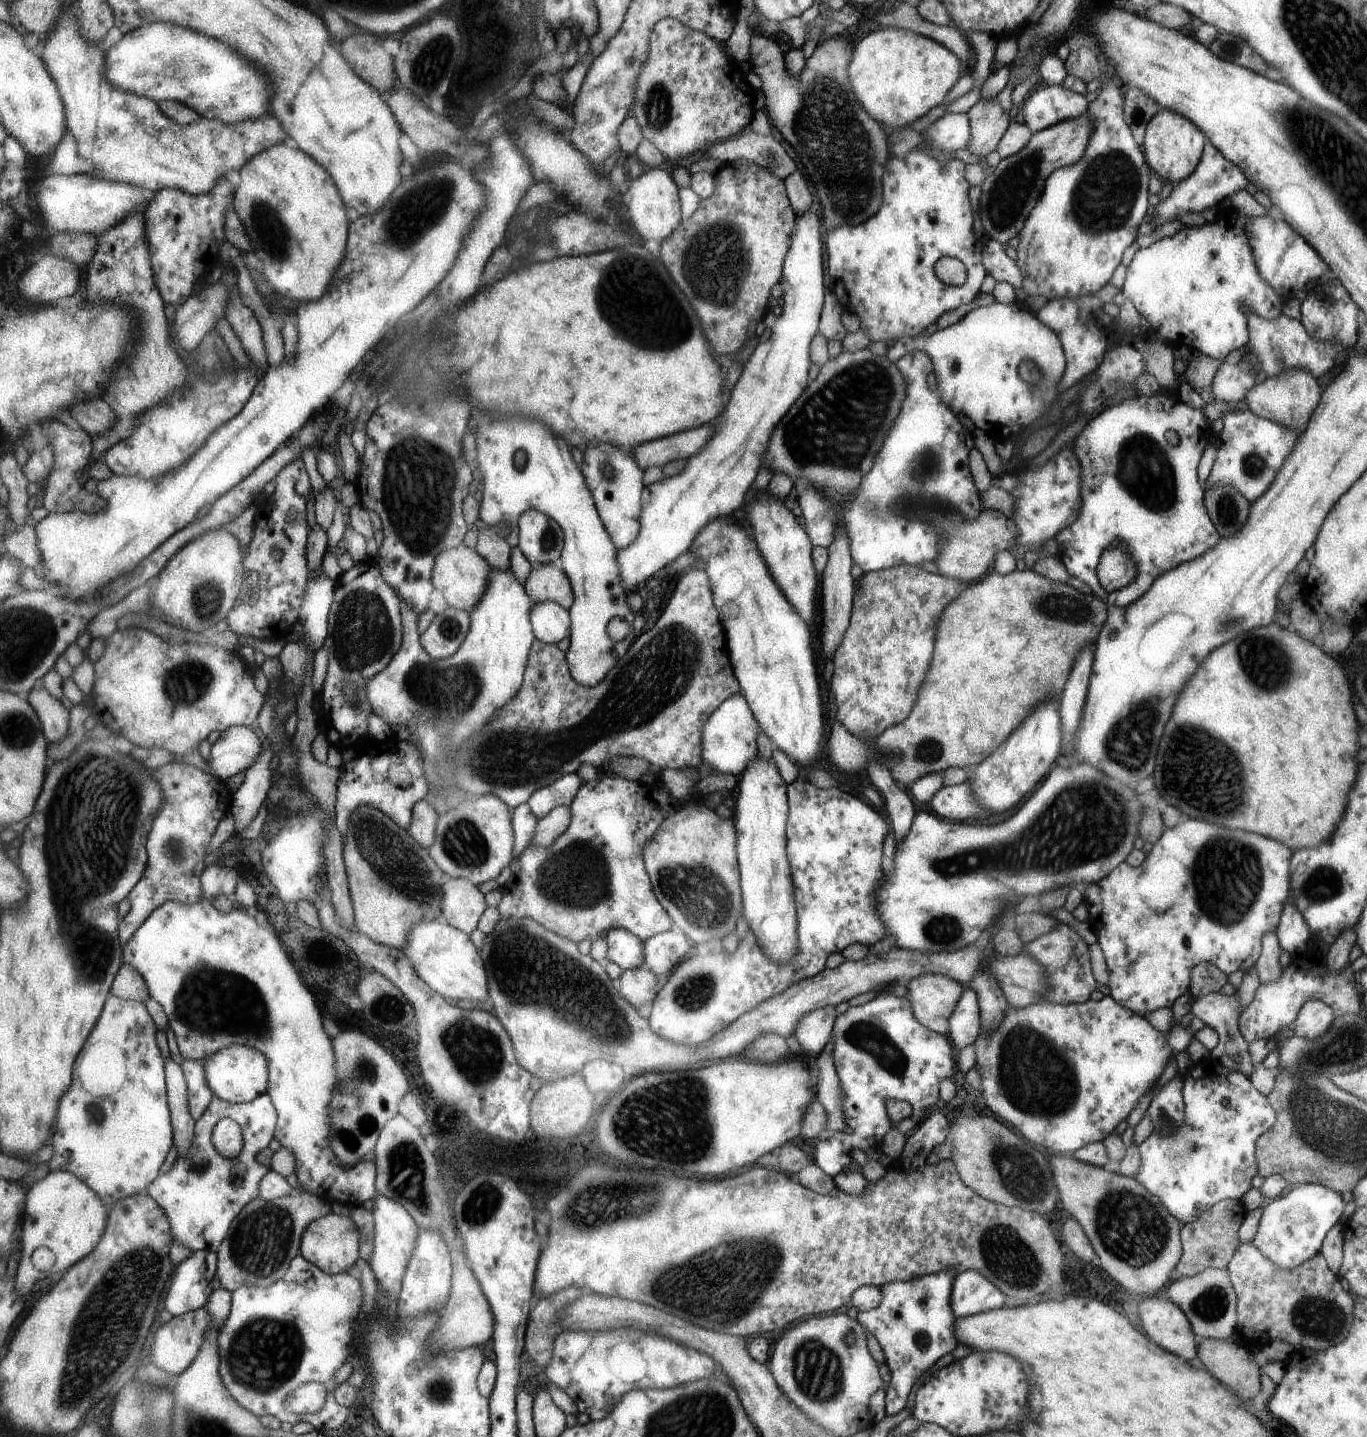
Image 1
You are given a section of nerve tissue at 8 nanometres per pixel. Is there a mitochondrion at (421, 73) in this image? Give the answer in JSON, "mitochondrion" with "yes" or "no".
{"mitochondrion":"yes"}

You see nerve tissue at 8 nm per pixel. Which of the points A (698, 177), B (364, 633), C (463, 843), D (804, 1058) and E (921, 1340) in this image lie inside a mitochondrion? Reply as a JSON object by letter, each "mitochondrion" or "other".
{"A":"other","B":"mitochondrion","C":"mitochondrion","D":"other","E":"other"}

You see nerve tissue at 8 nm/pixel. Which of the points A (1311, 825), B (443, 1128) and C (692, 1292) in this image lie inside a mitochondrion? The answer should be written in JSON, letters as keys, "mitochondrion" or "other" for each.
{"A":"other","B":"other","C":"mitochondrion"}

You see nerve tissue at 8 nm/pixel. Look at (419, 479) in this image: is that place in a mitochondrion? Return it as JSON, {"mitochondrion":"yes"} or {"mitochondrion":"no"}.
{"mitochondrion":"yes"}

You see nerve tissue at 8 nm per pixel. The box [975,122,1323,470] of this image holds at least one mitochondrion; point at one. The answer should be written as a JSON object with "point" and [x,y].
{"point":[1109,186]}

